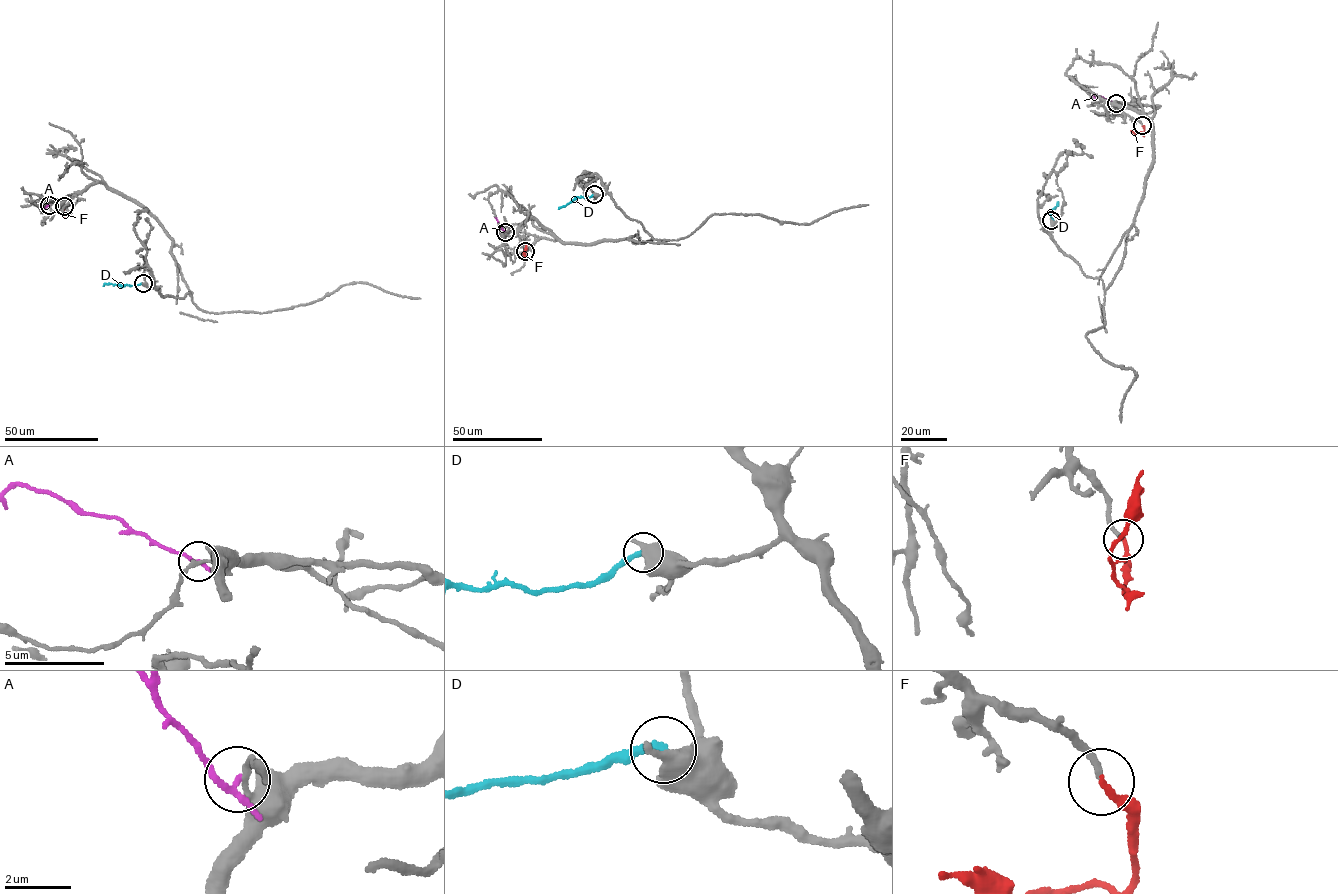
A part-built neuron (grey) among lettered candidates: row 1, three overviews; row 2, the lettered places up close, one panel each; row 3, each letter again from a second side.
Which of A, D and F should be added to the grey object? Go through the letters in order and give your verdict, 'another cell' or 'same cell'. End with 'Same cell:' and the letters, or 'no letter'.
A: another cell
D: another cell
F: same cell
Same cell: F

